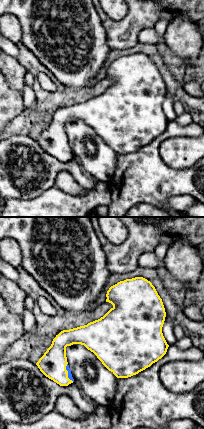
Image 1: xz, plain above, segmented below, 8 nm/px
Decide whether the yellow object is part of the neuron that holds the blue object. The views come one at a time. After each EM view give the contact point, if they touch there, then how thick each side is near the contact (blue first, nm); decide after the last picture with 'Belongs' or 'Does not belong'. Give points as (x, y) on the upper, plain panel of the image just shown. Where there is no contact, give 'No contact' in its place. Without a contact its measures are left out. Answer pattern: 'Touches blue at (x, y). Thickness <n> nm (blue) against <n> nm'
Touches blue at (68, 149). Thickness 40 nm (blue) against 220 nm

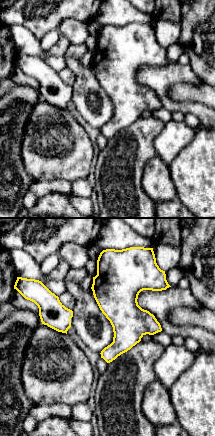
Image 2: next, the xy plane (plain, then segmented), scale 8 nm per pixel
Touches blue at (71, 96). Thickness 20 nm (blue) against 220 nm

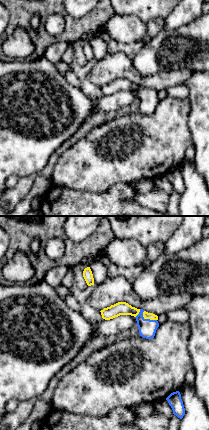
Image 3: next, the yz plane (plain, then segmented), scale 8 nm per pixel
Touches blue at (148, 95). Thickness 140 nm (blue) against 60 nm

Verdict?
Belongs

